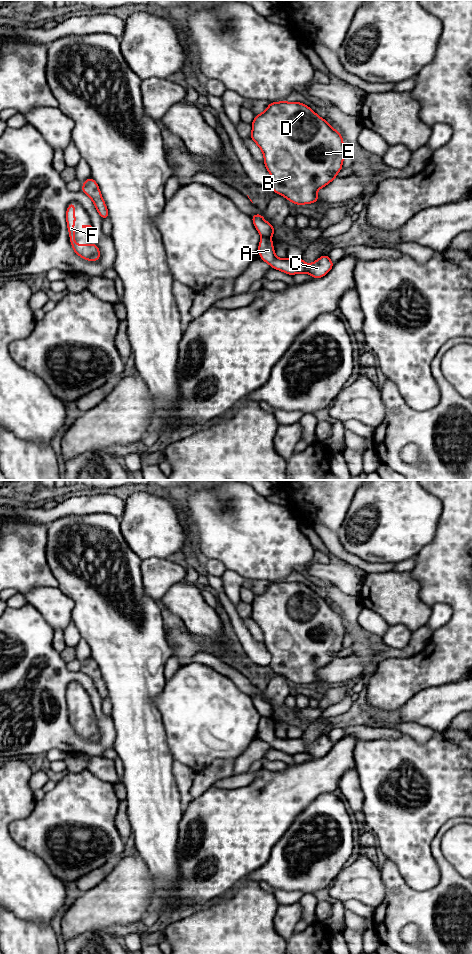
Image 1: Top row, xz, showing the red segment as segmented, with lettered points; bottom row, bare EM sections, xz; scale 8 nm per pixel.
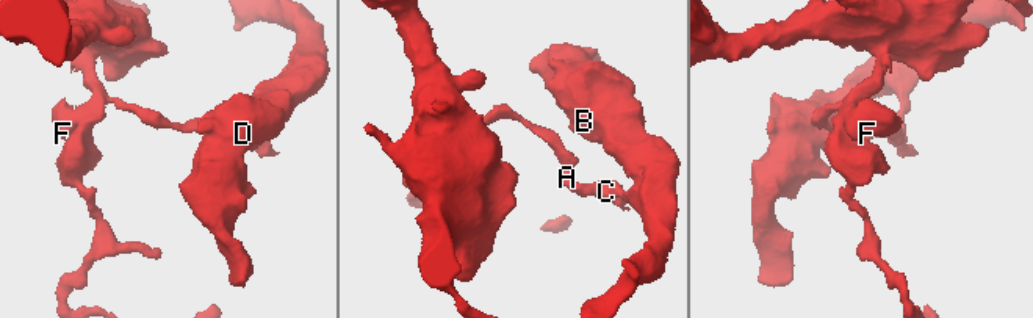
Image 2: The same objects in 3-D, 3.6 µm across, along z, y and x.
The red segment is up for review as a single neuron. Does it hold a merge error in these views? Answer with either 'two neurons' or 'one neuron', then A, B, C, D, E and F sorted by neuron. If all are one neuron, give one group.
two neurons; groups A B C D E / F

